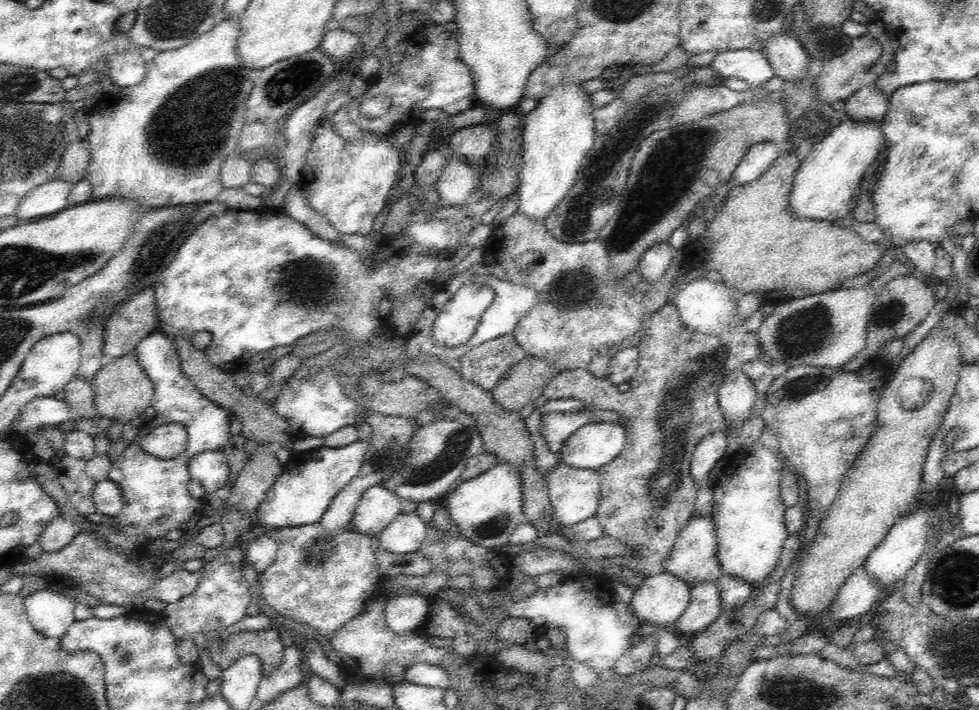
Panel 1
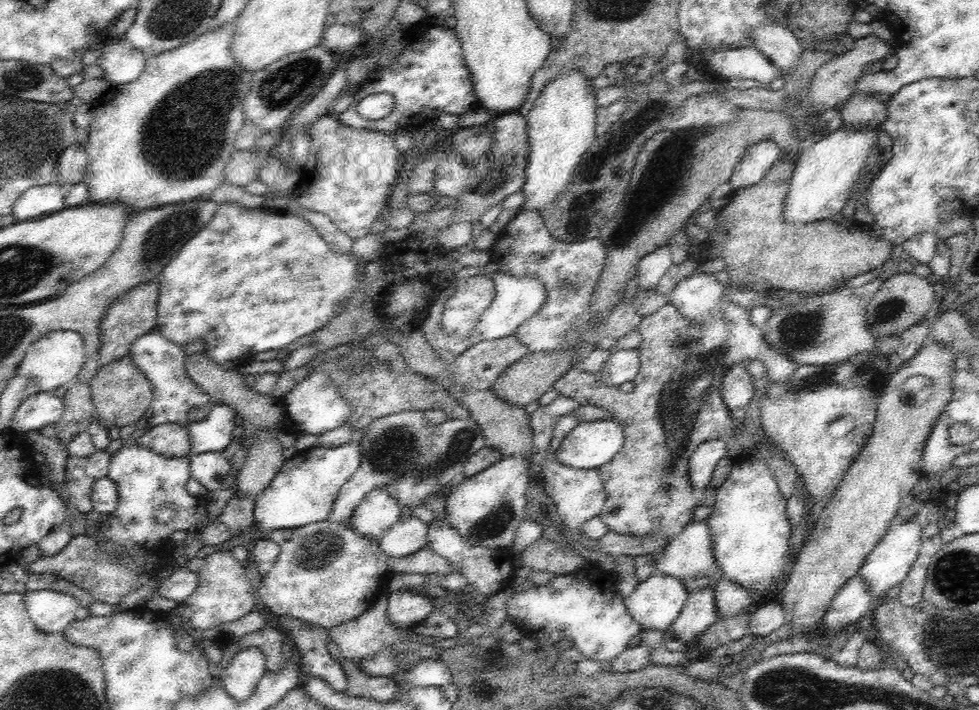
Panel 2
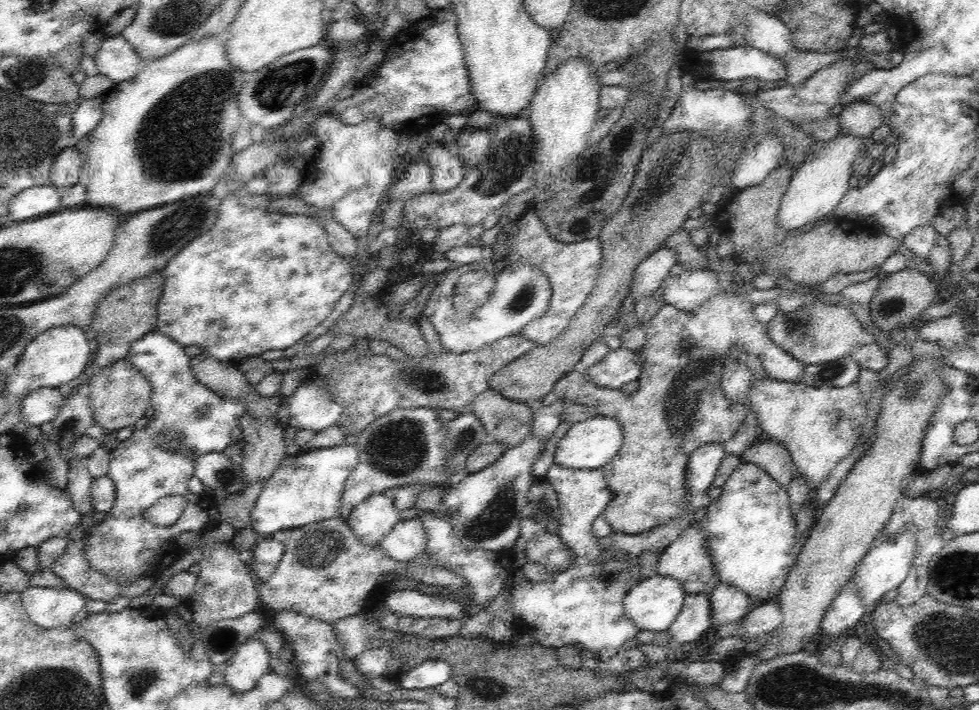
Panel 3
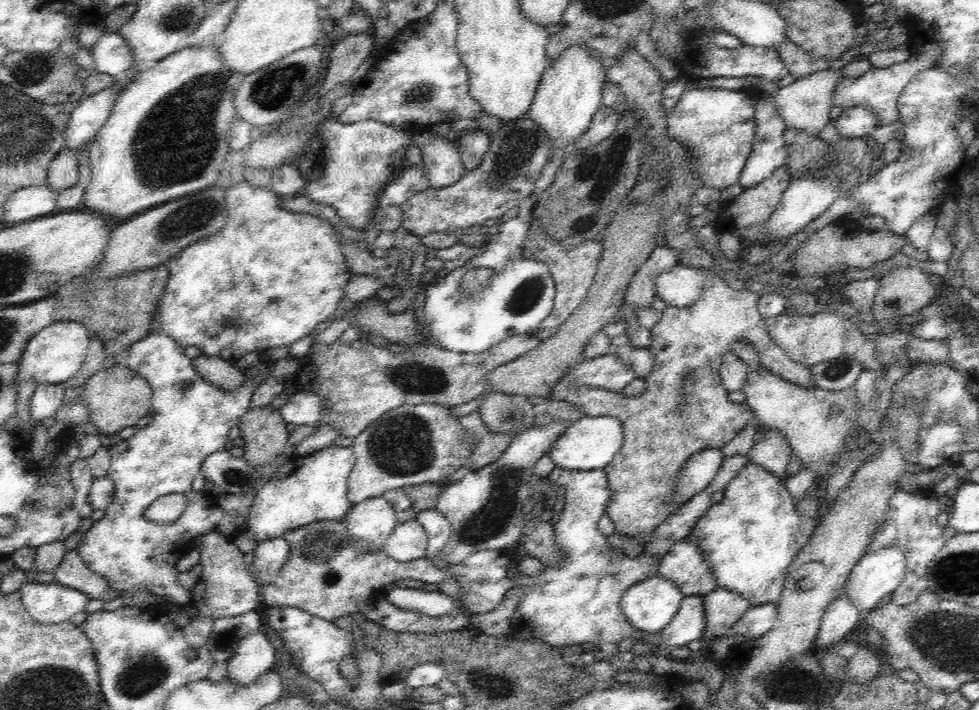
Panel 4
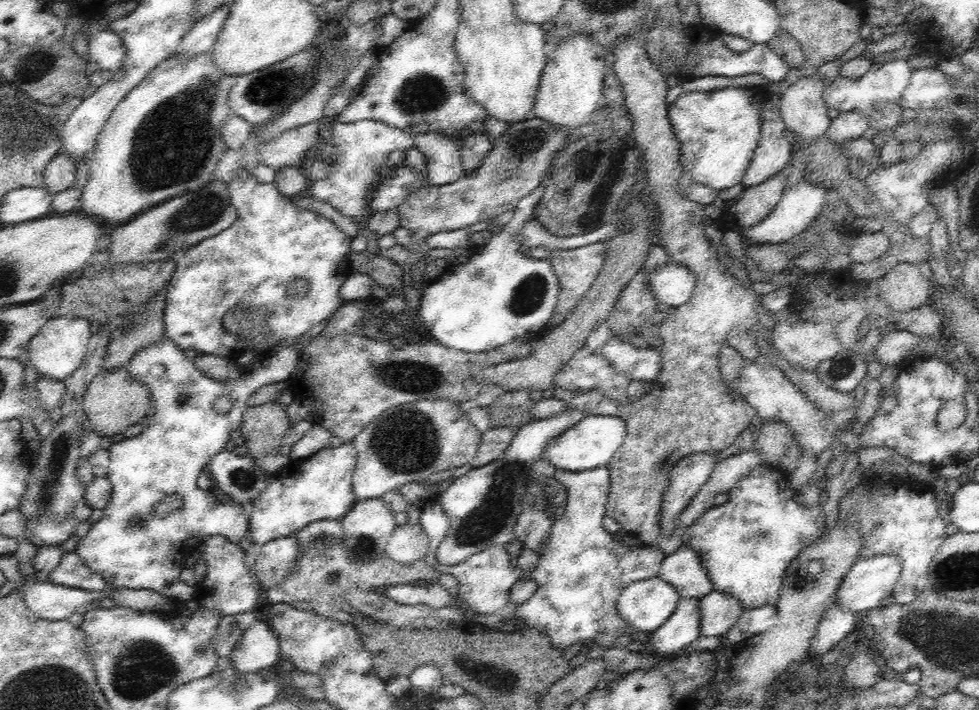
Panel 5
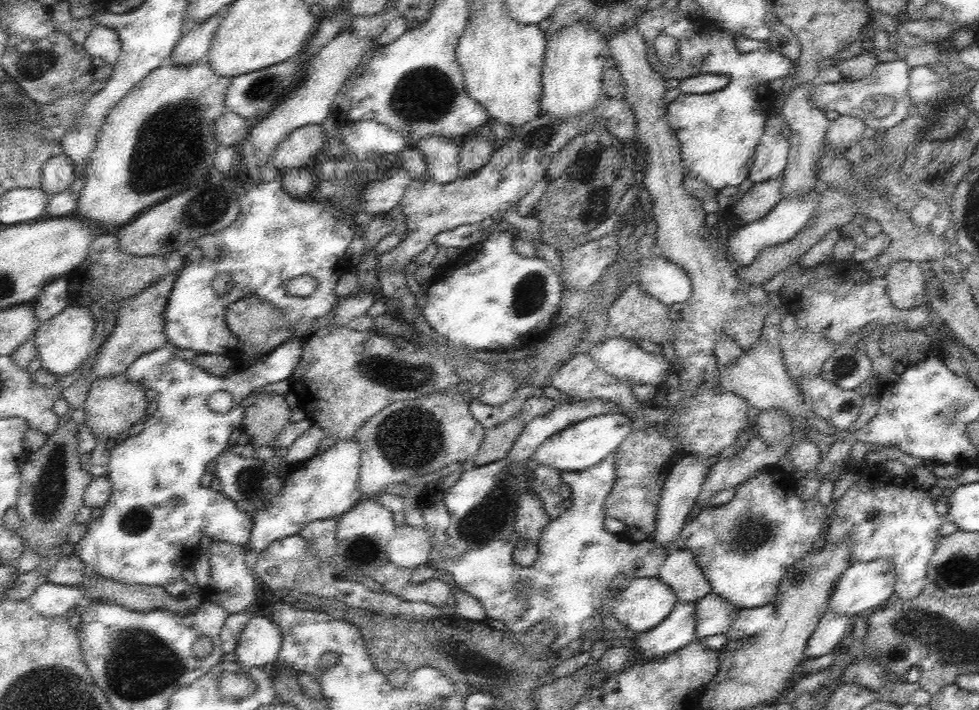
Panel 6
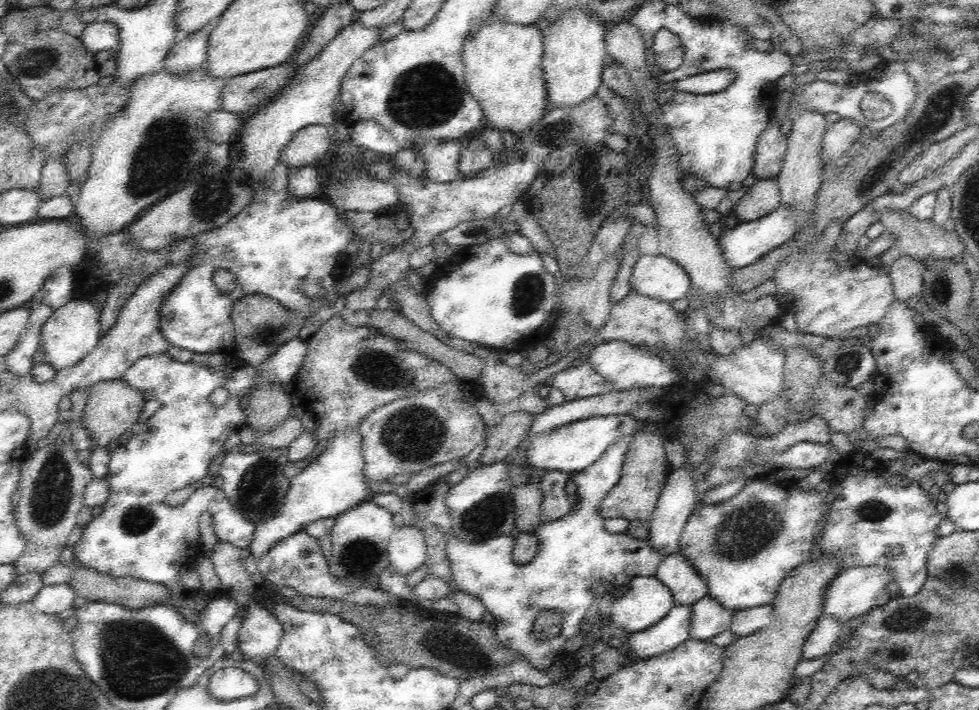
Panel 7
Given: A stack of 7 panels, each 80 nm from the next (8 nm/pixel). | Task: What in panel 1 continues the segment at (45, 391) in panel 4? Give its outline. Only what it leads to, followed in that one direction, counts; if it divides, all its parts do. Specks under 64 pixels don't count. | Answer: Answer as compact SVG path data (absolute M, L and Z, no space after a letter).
M53 395L36 396L19 410L11 429L22 433L38 427L56 427L71 419L73 414L64 399L58 400Z

